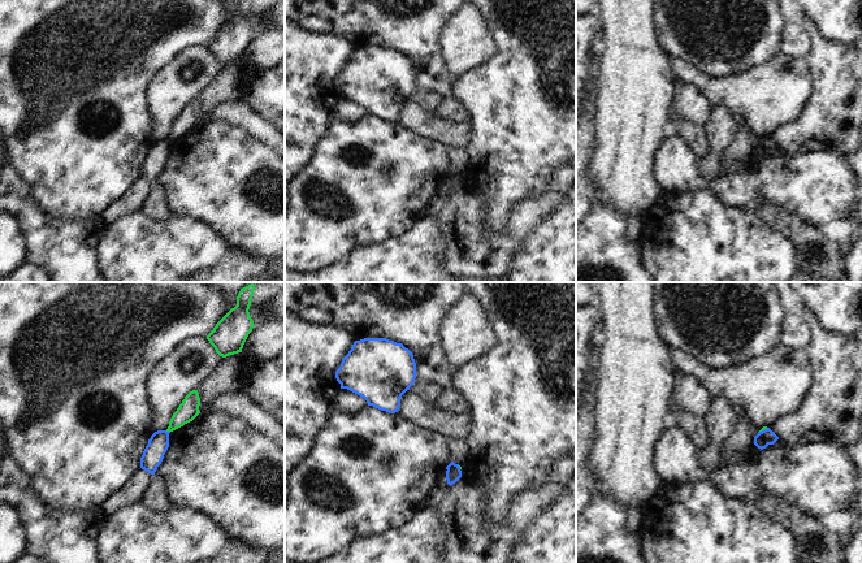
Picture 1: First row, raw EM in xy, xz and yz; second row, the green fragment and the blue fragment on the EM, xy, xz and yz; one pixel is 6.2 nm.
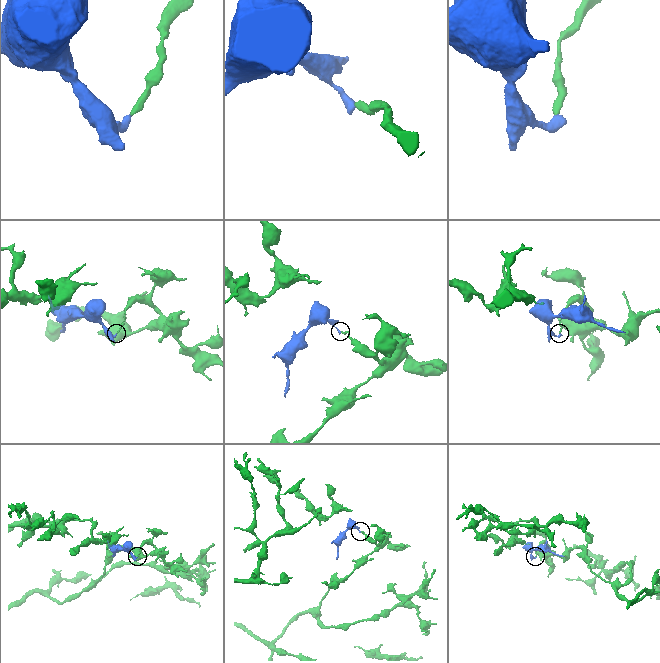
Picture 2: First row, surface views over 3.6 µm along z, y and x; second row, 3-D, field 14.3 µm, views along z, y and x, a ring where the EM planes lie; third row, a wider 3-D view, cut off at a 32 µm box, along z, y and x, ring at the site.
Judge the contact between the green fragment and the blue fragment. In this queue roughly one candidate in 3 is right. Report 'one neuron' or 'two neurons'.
two neurons

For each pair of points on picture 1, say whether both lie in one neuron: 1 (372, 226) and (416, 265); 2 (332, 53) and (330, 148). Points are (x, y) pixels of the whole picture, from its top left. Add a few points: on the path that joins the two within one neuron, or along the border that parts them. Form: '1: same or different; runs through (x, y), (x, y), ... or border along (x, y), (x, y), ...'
1: different; border along (414, 225), (394, 238), (356, 247)
2: different; border along (334, 115), (324, 137), (313, 147)

